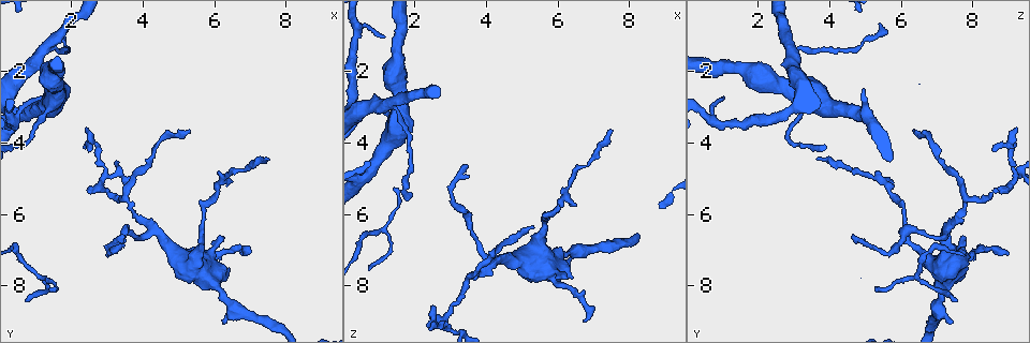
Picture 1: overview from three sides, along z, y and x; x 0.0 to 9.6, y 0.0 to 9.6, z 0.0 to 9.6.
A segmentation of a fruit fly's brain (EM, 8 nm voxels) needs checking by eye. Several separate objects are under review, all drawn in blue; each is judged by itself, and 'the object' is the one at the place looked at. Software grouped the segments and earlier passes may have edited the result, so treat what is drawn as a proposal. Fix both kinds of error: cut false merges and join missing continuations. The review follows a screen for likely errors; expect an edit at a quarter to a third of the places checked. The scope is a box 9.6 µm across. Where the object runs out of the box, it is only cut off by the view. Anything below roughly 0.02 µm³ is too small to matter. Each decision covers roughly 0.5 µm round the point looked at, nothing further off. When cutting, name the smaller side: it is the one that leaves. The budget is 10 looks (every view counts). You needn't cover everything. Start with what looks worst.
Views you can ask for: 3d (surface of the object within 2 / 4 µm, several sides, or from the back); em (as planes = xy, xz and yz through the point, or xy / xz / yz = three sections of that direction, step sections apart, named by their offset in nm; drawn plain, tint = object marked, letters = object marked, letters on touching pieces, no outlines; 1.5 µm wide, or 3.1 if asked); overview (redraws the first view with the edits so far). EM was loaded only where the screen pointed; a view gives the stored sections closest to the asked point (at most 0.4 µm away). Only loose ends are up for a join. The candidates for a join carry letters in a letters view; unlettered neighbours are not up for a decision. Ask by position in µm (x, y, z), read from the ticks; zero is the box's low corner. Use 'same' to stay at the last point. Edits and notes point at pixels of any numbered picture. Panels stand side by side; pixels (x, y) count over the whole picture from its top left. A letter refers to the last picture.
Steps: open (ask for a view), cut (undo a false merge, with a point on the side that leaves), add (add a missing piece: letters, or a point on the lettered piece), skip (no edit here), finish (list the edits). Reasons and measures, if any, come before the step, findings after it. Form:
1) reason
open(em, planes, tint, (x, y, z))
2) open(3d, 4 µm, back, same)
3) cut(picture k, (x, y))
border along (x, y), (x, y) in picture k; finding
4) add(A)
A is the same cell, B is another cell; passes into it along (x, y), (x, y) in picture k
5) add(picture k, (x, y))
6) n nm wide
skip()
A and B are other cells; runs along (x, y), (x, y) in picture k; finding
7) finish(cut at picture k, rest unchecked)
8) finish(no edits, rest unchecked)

long arm stops here
open(3d, 2 µm, (1.90, 0.65, 5.45))

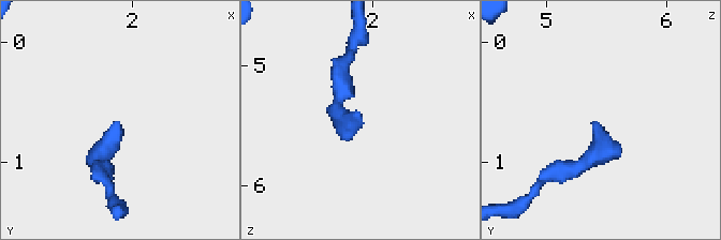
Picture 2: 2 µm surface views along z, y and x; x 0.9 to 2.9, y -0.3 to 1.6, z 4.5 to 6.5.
open(em, yz, step 4, tint, (1.88, 0.64, 5.42))

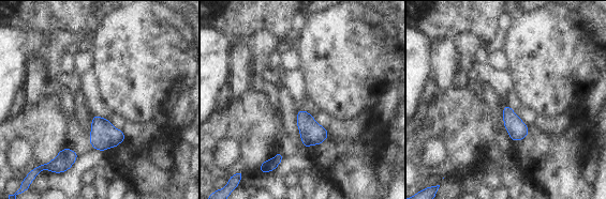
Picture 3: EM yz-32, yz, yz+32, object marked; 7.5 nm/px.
cut it another way
open(em, planes, letters, same)

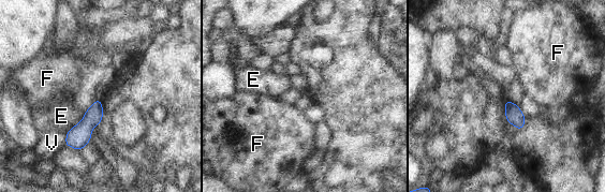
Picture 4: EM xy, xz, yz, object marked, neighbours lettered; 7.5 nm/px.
130 nm wide
skip()
E, F and V are other cells; border along (67, 132), (64, 145) in picture 4; none of them fits

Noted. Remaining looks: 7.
thin end
open(em, planes, plain, (6.75, 7.10, 8.95))

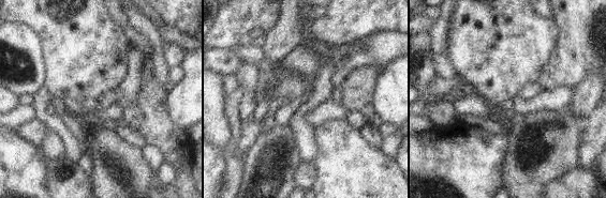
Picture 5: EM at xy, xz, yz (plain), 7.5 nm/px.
see the neighbours
open(em, planes, letters, same)

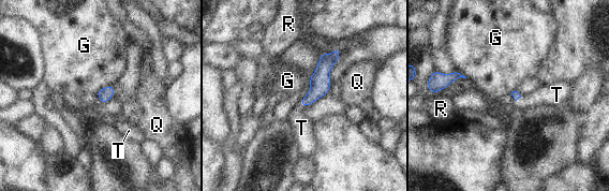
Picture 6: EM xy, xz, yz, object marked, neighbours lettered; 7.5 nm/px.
add(T)
T is the same cell, G, Q and R are other cells; the neuron continues

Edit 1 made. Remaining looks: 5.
open(overview)

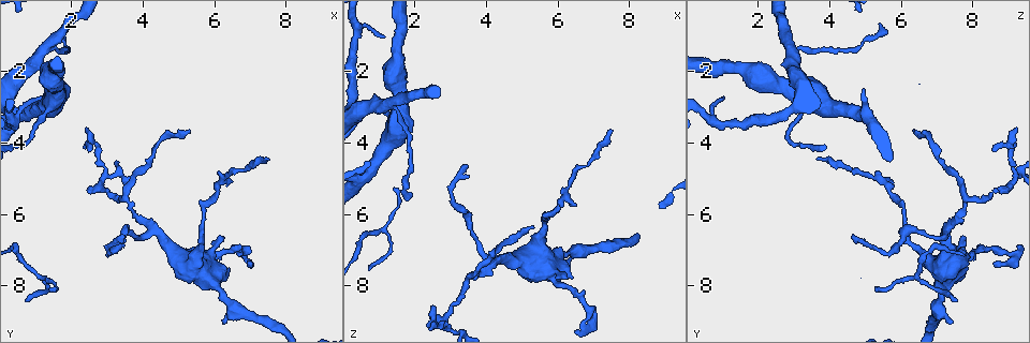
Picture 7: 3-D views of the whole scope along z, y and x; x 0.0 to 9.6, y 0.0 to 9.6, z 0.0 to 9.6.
abrupt turn
open(em, planes, plain, (0.80, 4.00, 2.85))

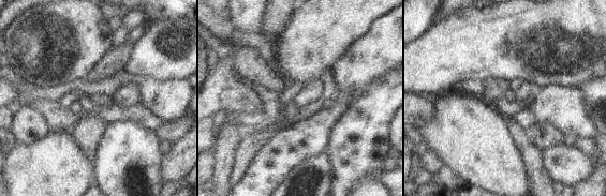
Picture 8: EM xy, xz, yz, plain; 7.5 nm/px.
open(em, planes, letters, same)

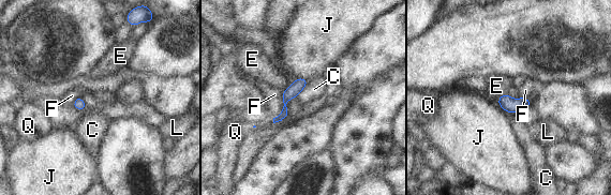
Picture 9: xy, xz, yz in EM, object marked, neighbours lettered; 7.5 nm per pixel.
skip()
C, E, F, J, L and Q are other cells; runs along (302, 80), (285, 98), (281, 117) in picture 9; one neuron here

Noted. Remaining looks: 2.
finish(add at picture 6, rest unchecked)

